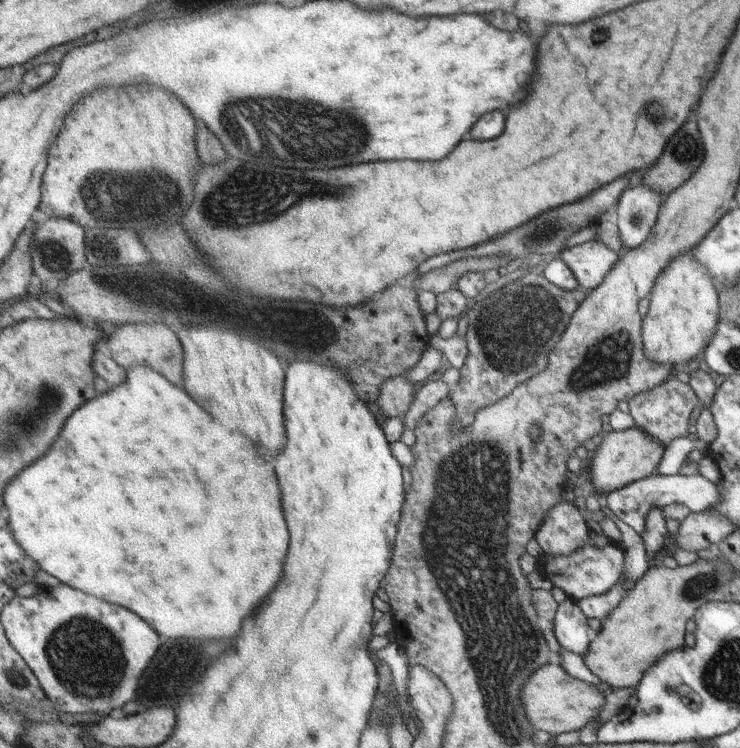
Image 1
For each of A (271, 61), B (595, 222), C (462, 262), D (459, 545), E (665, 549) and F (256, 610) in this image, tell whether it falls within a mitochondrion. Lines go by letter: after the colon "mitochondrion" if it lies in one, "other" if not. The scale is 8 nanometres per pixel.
A: other
B: other
C: other
D: mitochondrion
E: other
F: other

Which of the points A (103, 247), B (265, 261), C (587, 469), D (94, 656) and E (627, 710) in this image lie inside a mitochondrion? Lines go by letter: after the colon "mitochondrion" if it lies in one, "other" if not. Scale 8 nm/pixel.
A: mitochondrion
B: other
C: other
D: mitochondrion
E: other

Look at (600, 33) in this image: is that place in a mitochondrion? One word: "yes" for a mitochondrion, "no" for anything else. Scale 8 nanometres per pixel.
no

